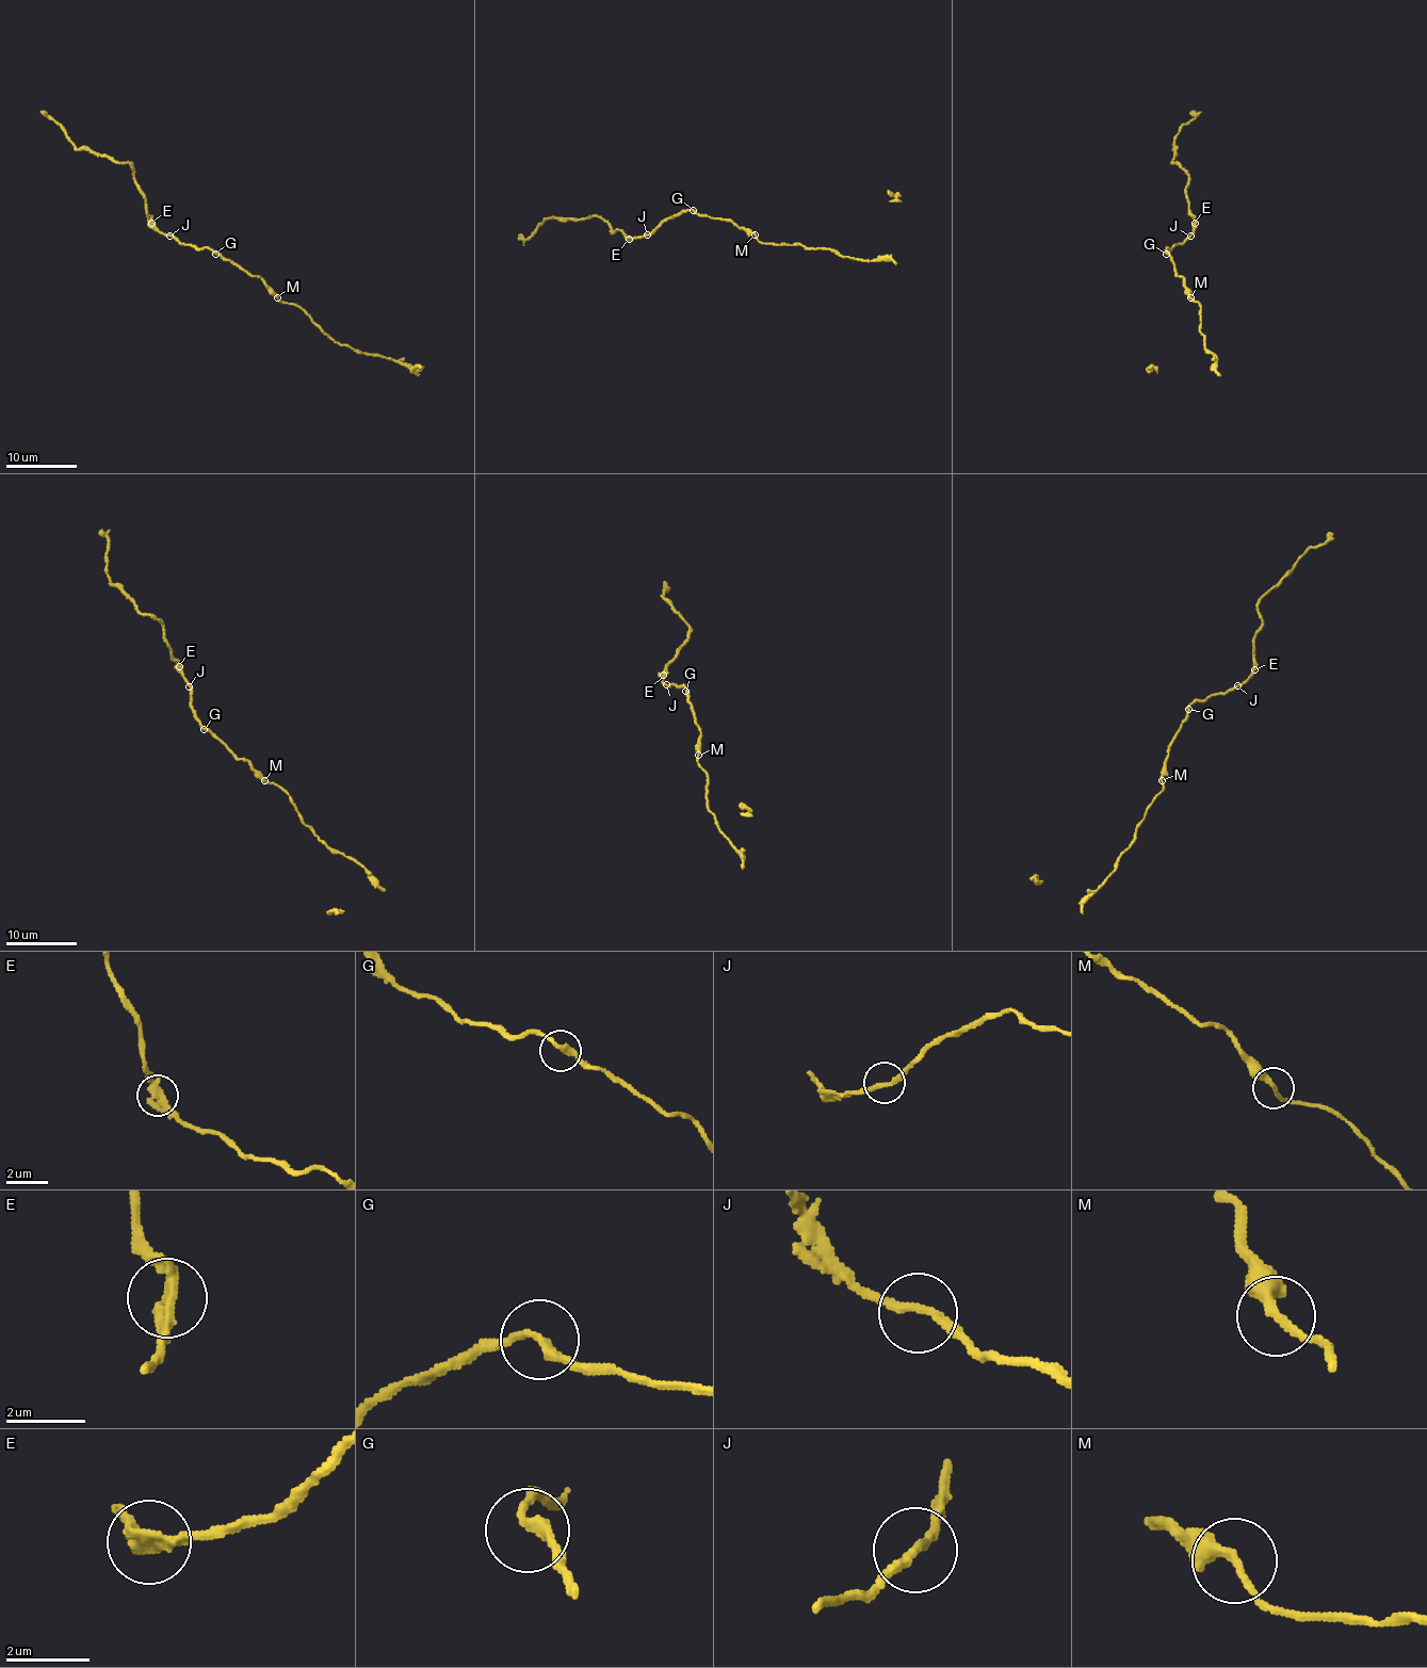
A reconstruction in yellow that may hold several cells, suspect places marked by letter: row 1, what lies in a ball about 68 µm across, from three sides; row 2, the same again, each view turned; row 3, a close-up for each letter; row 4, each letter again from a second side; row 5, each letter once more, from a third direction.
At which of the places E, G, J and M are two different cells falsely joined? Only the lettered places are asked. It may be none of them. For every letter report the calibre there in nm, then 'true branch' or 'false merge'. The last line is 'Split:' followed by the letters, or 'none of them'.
E: 360 nm | false merge
G: 240 nm | true branch
J: 220 nm | true branch
M: 240 nm | true branch
Split: E

